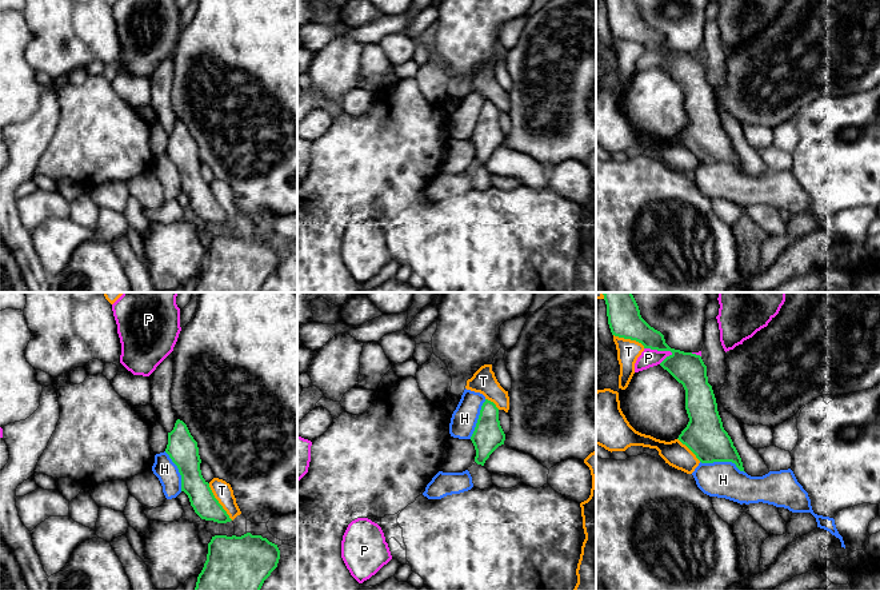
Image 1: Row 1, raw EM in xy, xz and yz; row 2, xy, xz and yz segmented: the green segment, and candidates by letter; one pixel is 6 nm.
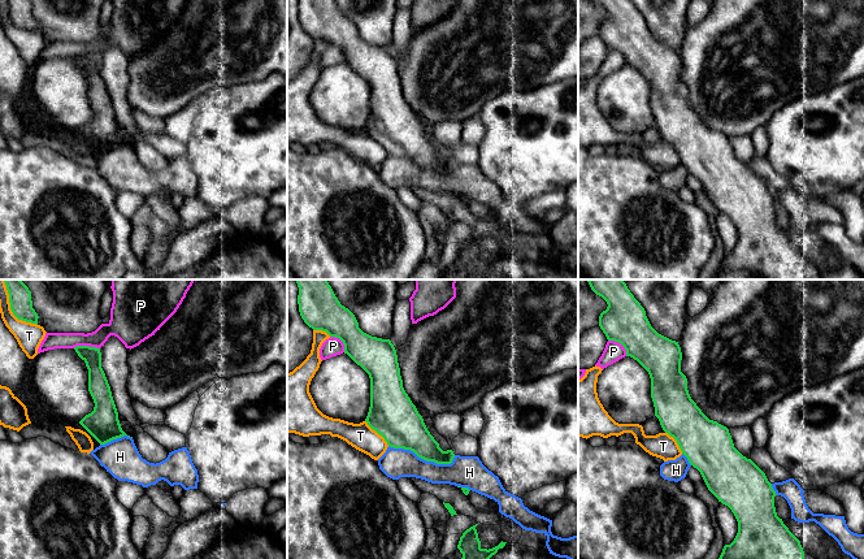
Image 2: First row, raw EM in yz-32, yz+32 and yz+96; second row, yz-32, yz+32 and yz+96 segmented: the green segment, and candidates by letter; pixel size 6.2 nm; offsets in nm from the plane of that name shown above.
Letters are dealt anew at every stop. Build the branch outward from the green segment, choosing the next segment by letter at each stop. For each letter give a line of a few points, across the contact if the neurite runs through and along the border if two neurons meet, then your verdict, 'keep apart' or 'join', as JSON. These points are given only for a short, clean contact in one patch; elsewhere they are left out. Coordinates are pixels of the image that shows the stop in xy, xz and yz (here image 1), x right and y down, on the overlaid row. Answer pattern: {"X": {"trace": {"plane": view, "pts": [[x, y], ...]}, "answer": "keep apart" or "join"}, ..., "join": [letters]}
{"H": {"answer": "keep apart"}, "P": {"trace": {"plane": "yz", "pts": [[644, 347], [664, 350], [672, 354]]}, "answer": "keep apart"}, "T": {"answer": "keep apart"}, "join": []}

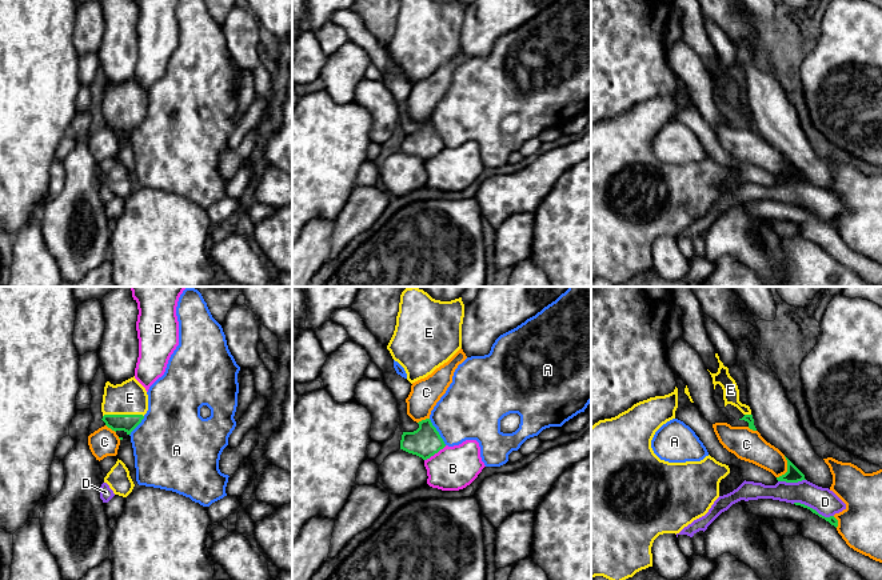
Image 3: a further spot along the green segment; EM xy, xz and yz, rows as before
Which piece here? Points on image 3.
{"A": {"trace": {"plane": "xz", "pts": [[428, 419], [446, 444]]}, "answer": "keep apart"}, "B": {"answer": "keep apart"}, "C": {"answer": "keep apart"}, "D": {"answer": "keep apart"}, "E": {"answer": "join"}, "join": ["E"]}

